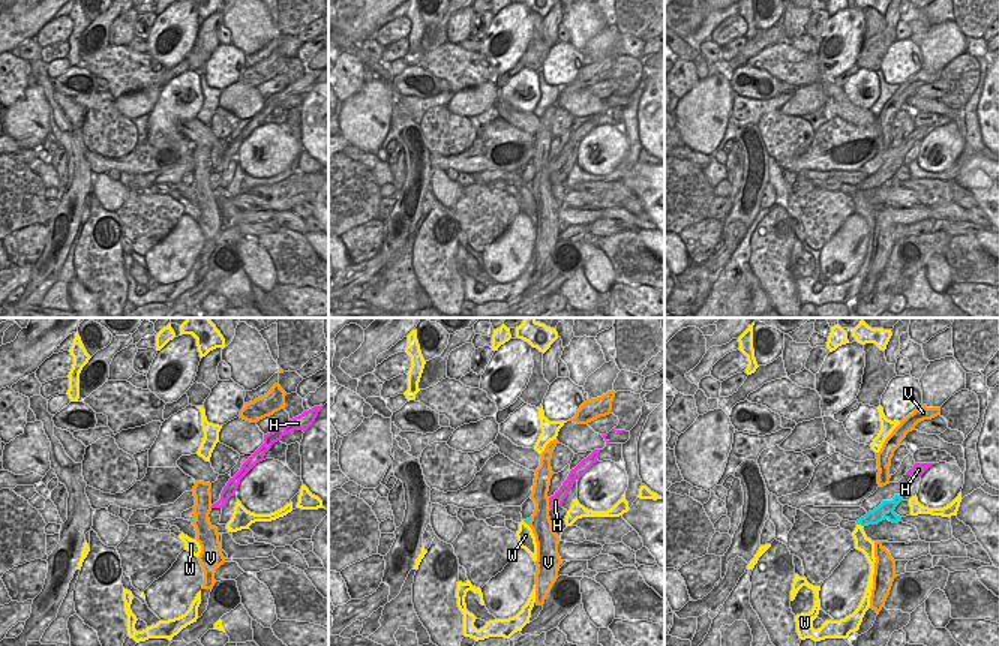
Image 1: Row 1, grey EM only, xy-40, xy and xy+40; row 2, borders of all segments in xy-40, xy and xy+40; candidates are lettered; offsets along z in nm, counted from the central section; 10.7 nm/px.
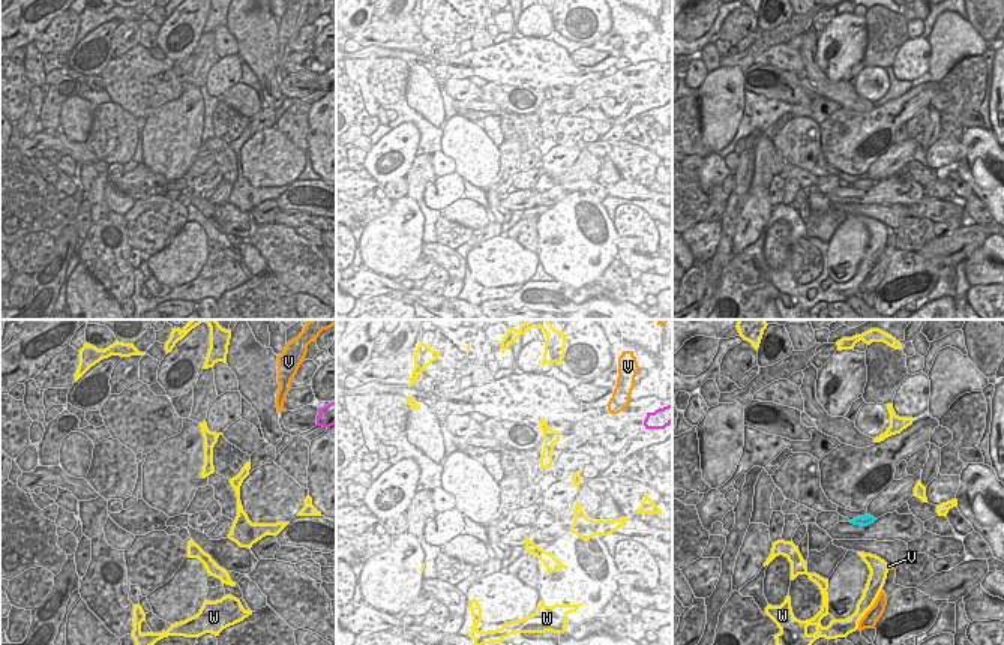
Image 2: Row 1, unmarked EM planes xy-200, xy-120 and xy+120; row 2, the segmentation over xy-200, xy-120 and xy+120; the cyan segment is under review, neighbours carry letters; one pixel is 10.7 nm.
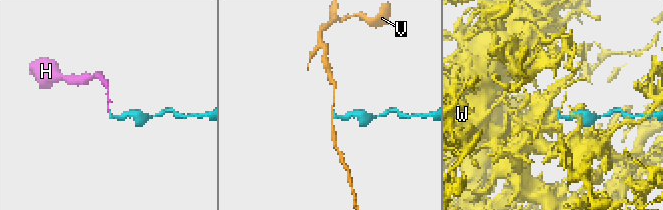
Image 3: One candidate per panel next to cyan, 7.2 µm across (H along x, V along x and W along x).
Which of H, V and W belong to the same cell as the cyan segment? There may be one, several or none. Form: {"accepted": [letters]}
{"accepted": ["H"]}

